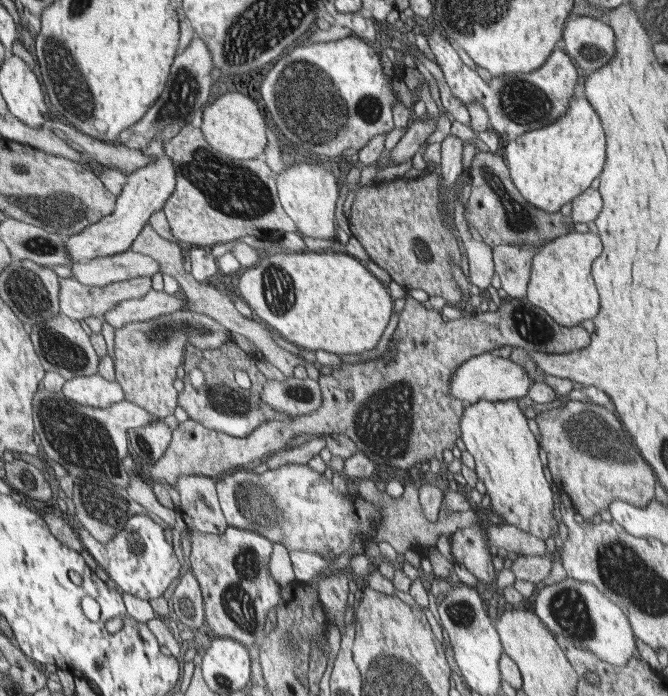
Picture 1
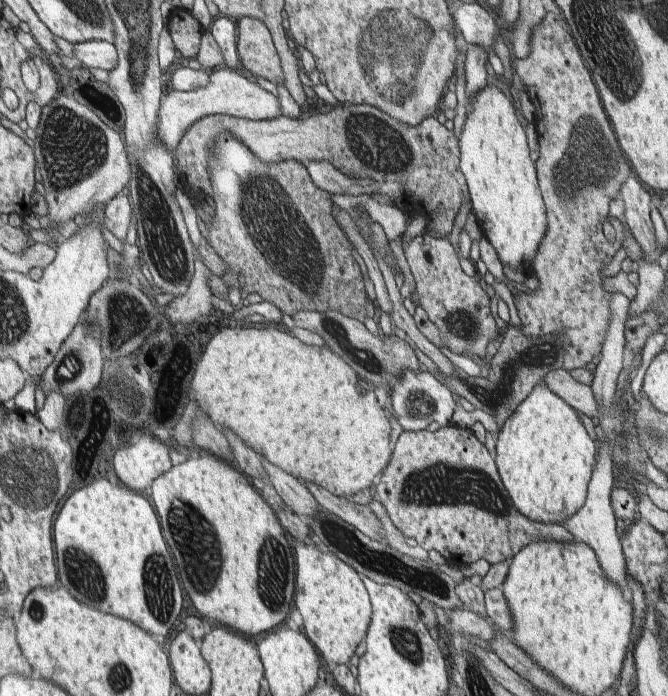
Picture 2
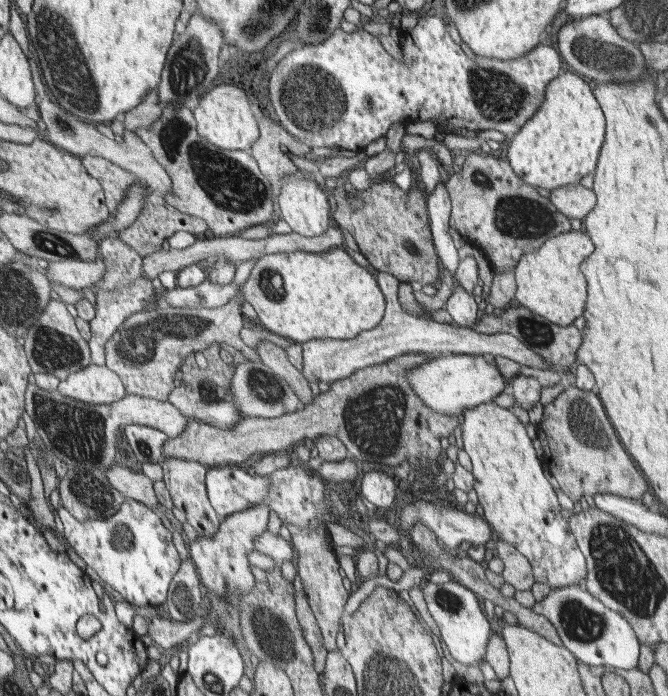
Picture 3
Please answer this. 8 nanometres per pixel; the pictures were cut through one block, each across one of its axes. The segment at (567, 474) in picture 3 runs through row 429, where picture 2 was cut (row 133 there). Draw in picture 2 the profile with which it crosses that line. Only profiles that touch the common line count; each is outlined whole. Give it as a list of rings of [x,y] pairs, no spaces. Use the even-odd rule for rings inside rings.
[[[547,12],[542,22],[532,30],[530,54],[522,60],[514,61],[514,70],[526,86],[526,92],[536,108],[534,123],[540,145],[540,156],[537,158],[538,180],[549,213],[549,231],[542,239],[537,256],[532,260],[532,268],[539,281],[538,287],[532,293],[517,292],[513,298],[521,321],[519,328],[526,336],[537,337],[560,332],[566,334],[568,343],[562,367],[574,373],[586,367],[602,352],[608,324],[614,320],[614,296],[610,296],[610,288],[606,288],[606,277],[614,275],[620,267],[619,261],[624,261],[621,253],[624,228],[617,225],[617,242],[612,243],[610,236],[606,236],[606,220],[614,216],[610,208],[614,208],[614,200],[622,196],[622,188],[626,186],[628,164],[626,150],[622,148],[614,122],[606,112],[606,100],[601,100],[593,74],[585,64],[573,34],[562,26],[565,21],[562,18],[564,15]]]

